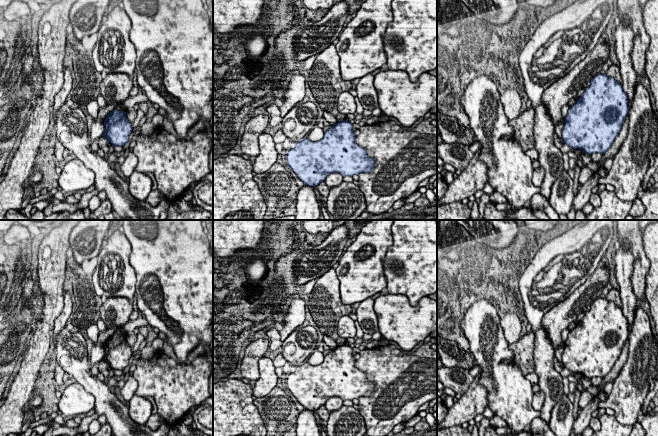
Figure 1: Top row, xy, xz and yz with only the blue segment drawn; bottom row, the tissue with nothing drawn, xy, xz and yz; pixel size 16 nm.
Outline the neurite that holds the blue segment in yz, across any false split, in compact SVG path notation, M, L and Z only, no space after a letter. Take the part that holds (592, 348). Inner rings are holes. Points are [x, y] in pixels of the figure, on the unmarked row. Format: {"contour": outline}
{"contour": "M599 297L569 332L563 345L563 367L590 379L605 377L618 360L628 333L622 308Z"}

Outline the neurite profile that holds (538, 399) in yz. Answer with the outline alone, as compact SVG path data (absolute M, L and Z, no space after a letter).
M542 391L533 394L532 407L535 411L541 411L545 400L545 394Z

